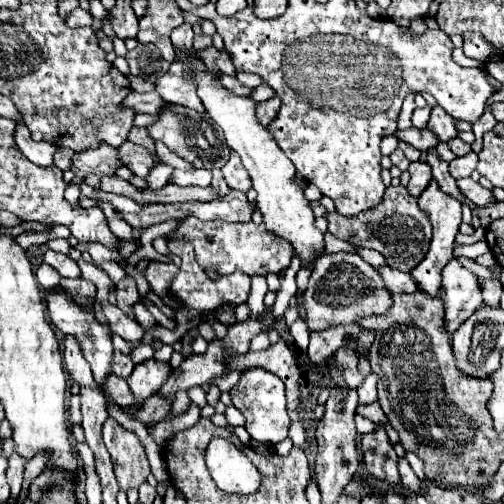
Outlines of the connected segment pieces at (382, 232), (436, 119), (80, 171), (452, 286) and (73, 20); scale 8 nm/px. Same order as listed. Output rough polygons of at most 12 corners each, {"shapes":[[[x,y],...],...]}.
{"shapes":[[[402,184],[360,216],[330,212],[330,234],[410,272],[430,248],[430,218]],[[434,106],[428,120],[442,142],[456,136],[454,118]],[[100,142],[72,158],[72,172],[114,174],[124,162],[118,148]],[[452,258],[442,272],[452,334],[480,304],[478,276]],[[76,8],[66,18],[70,28],[92,26],[94,18],[88,10]]]}

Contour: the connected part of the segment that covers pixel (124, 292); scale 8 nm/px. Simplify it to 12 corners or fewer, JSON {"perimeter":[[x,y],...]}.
{"perimeter":[[132,278],[118,282],[116,294],[120,308],[134,316],[130,306],[138,302]]}

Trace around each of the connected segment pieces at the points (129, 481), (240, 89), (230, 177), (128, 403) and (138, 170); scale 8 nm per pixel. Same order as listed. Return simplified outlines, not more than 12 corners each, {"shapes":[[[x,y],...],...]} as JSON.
{"shapes":[[[114,418],[102,436],[120,490],[148,480],[148,460],[134,432]],[[222,76],[220,82],[236,96],[248,96],[250,88],[242,86],[232,76]],[[230,152],[222,168],[228,186],[246,192],[252,186],[240,156]],[[108,378],[108,396],[124,410],[136,404],[124,378]],[[130,140],[120,146],[136,176],[146,178],[154,166],[162,164],[156,154]]]}

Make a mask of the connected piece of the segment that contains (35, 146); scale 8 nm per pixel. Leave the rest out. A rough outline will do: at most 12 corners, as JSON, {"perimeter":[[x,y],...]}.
{"perimeter":[[16,124],[20,152],[38,166],[50,166],[56,146],[32,140],[26,124]]}

